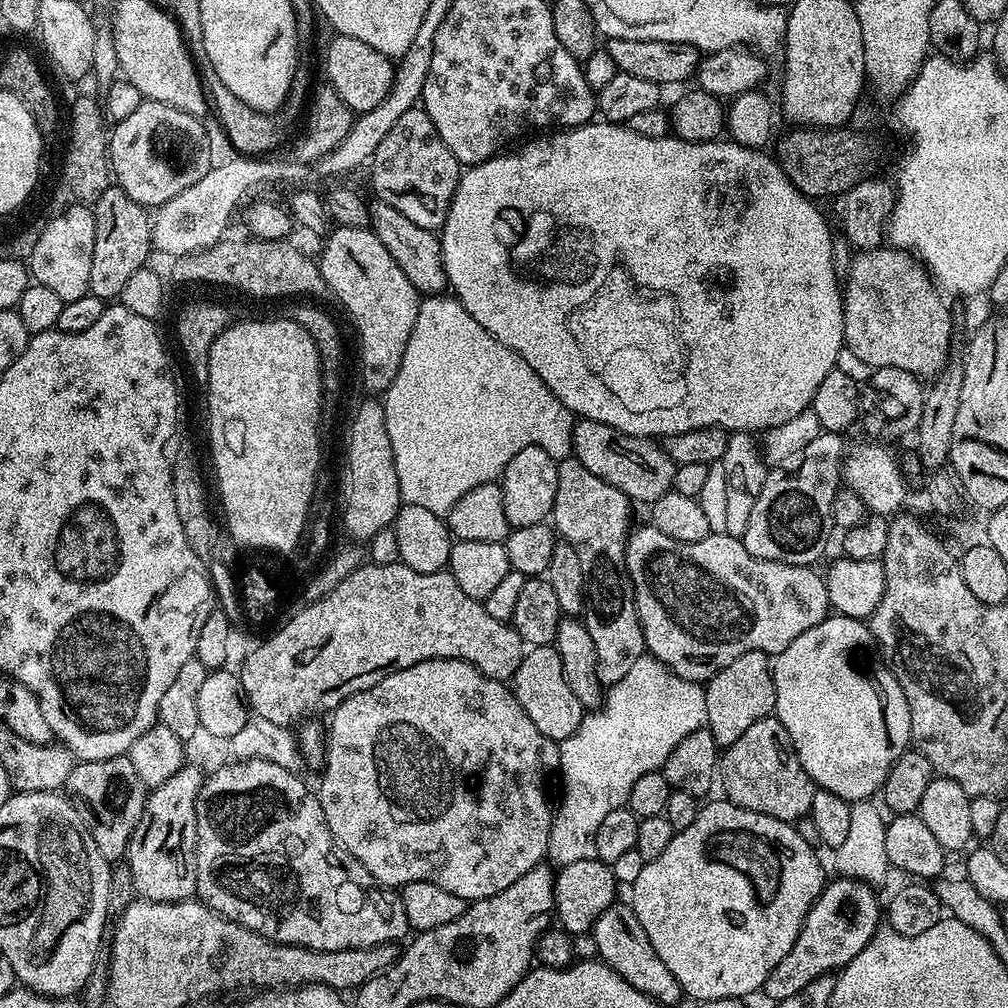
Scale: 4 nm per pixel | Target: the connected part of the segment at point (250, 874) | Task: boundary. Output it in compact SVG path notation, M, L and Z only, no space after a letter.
M233 759L229 763L205 775L204 784L200 787L200 793L196 799L196 896L200 903L213 908L218 915L226 917L227 920L246 926L276 944L293 944L299 948L309 948L319 952L394 944L403 941L404 935L409 935L403 895L399 891L378 884L370 874L370 870L366 870L366 866L362 866L362 862L358 862L358 858L354 858L349 852L332 852L334 841L330 834L330 826L326 826L326 814L322 814L319 795L313 789L311 792L299 780L300 776L295 771L283 769L274 762L262 760Z

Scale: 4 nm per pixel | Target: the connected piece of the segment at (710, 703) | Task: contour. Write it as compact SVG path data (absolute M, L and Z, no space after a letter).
M747 652L742 654L742 658L734 658L730 666L707 681L704 697L708 719L706 726L711 730L717 745L726 749L738 742L738 738L742 738L742 734L746 734L746 730L750 730L754 722L773 715L776 711L776 691L769 653Z

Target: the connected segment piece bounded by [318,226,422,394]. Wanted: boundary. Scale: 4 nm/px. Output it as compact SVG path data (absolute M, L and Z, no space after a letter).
M333 227L323 241L324 253L318 256L320 273L327 291L333 292L340 299L340 304L352 315L352 324L360 335L360 376L364 379L365 393L383 394L388 391L398 366L402 366L402 354L406 354L406 342L414 330L414 321L418 319L418 310L422 299L421 293L402 274L402 266L390 258L390 250L378 242L378 238L368 228Z

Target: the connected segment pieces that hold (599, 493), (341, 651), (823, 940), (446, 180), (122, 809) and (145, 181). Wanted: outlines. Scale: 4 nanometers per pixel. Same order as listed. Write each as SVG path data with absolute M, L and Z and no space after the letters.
M574 458L559 461L556 469L558 490L554 494L550 523L561 541L574 546L582 562L586 593L582 621L597 651L598 678L604 686L611 686L622 682L634 662L646 652L626 566L626 546L633 527L628 517L630 501L622 490L602 482L602 478L594 478L594 474Z
M364 562L348 578L340 582L328 596L322 598L321 601L293 611L293 613L293 616L269 640L261 639L257 649L238 668L240 685L244 691L244 698L248 701L249 709L253 713L261 715L262 718L266 718L267 721L276 723L278 727L284 728L291 725L291 720L297 719L296 721L299 721L304 718L299 718L299 716L304 716L307 712L331 713L342 702L346 702L346 698L350 698L362 690L370 690L370 686L382 682L382 678L386 678L398 670L406 670L406 666L414 666L418 662L426 662L427 660L465 660L468 664L473 664L482 674L495 680L508 682L515 676L526 651L523 638L516 633L516 629L512 627L511 623L486 614L483 603L470 598L470 594L465 594L462 591L462 586L458 586L458 582L454 582L451 572L445 570L434 574L422 574L418 570L410 570L410 566L399 562L395 564Z
M847 878L829 879L814 906L806 914L794 946L786 953L786 958L770 970L762 989L773 1002L779 1002L806 990L814 978L839 973L874 938L877 928L882 924L882 900L876 897L871 883Z
M423 107L406 110L406 114L394 122L390 134L382 138L378 150L372 155L371 168L376 200L394 206L398 214L406 214L410 222L426 230L436 232L443 228L462 175L462 165L450 150L446 150L446 142L438 138L438 130L434 130L434 122L430 122Z
M125 754L105 760L81 760L73 763L63 791L88 827L89 834L94 838L94 846L102 850L109 862L123 861L149 794L149 789L145 788L142 778L138 778L134 770L134 762L130 762Z
M144 100L130 118L115 121L110 132L110 168L116 171L115 183L134 202L159 206L170 202L186 186L209 175L208 134L205 121L169 104Z

